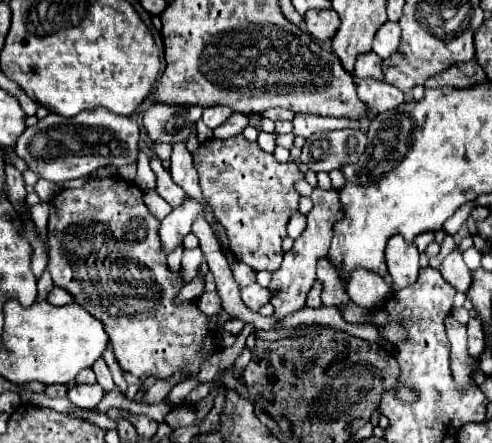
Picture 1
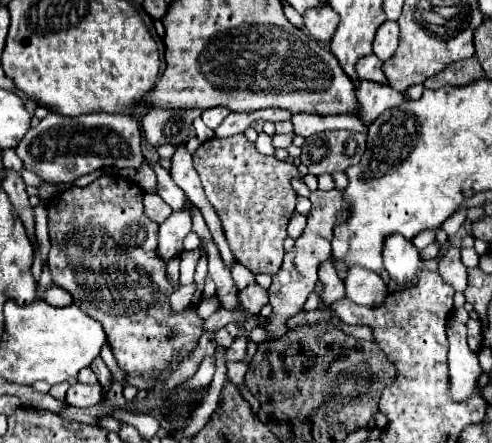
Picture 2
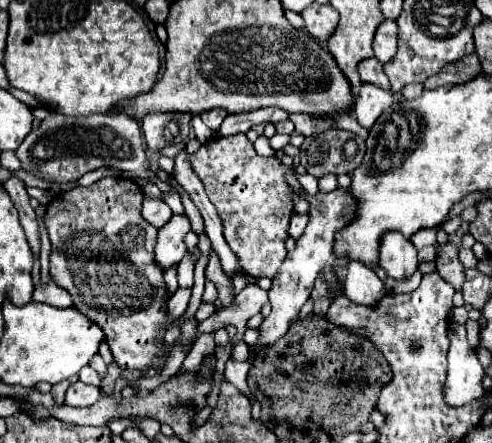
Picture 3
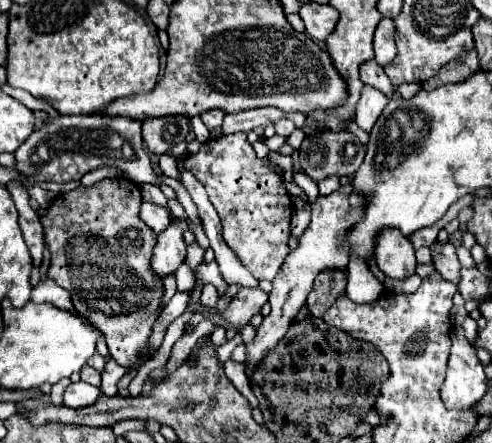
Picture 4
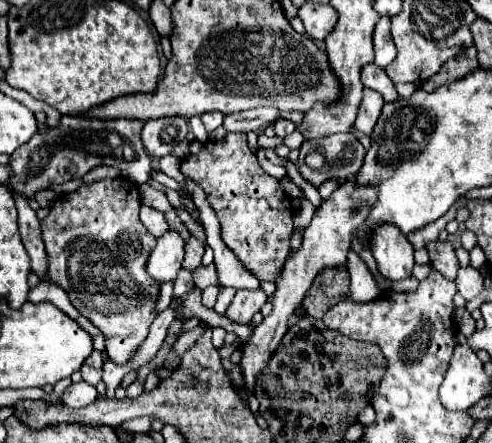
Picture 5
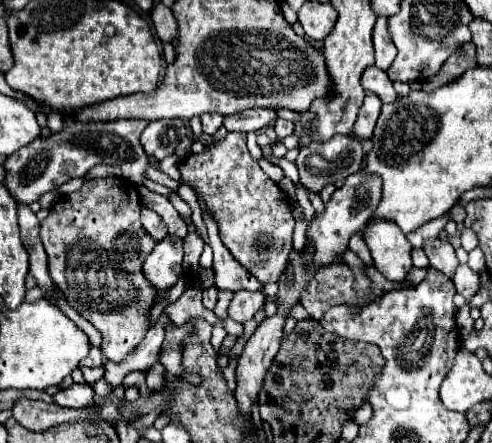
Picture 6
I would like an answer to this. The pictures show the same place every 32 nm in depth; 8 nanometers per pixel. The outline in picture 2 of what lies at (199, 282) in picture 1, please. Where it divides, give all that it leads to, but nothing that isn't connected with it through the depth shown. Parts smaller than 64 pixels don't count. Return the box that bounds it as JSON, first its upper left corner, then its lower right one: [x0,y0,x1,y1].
[170,284,196,312]

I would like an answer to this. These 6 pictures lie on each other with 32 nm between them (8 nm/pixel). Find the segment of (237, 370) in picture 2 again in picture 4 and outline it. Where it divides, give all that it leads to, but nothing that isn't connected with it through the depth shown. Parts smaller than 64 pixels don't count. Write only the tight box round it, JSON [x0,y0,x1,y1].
[224,360,259,409]

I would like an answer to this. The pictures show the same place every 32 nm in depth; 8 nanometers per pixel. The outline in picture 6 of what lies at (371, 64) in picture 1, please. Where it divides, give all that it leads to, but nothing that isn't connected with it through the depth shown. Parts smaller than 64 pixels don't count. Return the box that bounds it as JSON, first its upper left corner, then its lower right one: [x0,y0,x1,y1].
[362,66,398,104]

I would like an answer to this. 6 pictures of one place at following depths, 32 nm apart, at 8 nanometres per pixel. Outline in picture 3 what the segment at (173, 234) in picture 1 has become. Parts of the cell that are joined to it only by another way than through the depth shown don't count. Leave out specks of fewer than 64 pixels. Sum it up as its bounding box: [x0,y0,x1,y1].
[154,216,190,270]

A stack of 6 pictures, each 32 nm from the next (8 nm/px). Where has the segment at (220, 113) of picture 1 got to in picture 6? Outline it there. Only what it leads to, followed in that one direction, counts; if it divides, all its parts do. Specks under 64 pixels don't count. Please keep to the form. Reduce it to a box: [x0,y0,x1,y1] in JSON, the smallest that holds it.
[200,114,222,134]

